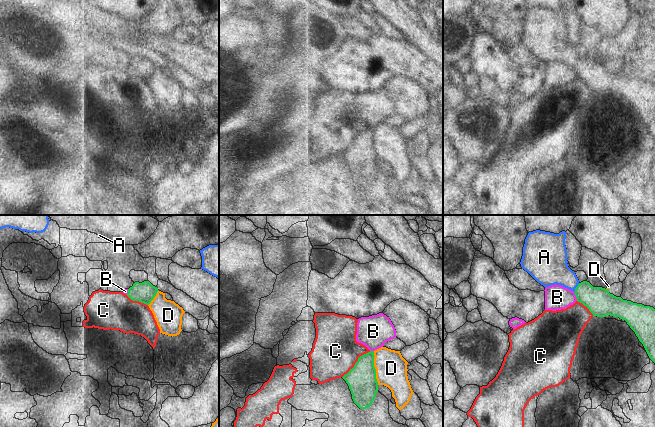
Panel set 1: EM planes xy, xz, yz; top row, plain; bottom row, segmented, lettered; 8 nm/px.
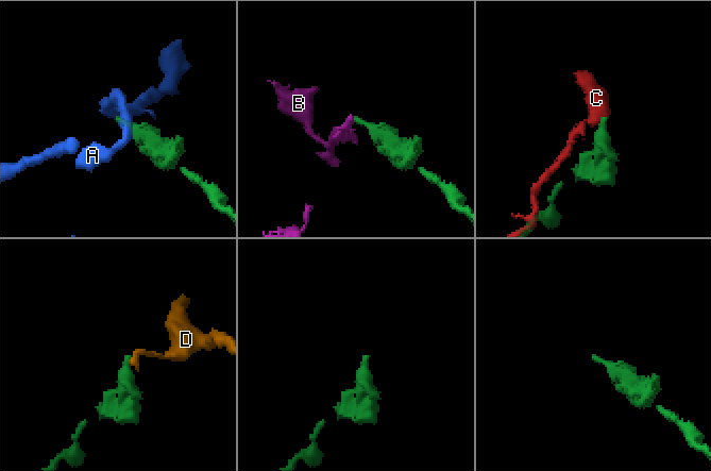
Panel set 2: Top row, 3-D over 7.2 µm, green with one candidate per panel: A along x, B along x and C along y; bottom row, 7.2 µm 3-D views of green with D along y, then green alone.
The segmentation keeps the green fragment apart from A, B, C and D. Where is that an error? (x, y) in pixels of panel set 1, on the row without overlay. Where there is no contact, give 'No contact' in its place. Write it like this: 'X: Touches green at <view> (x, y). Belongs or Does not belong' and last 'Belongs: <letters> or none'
A: Touches green at yz (575, 64). Belongs
B: Touches green at yz (575, 71). Does not belong
C: Touches green at xz (356, 138). Does not belong
D: Touches green at xz (374, 144). Does not belong
Belongs: A

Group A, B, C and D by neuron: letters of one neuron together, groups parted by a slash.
A / B / C / D

